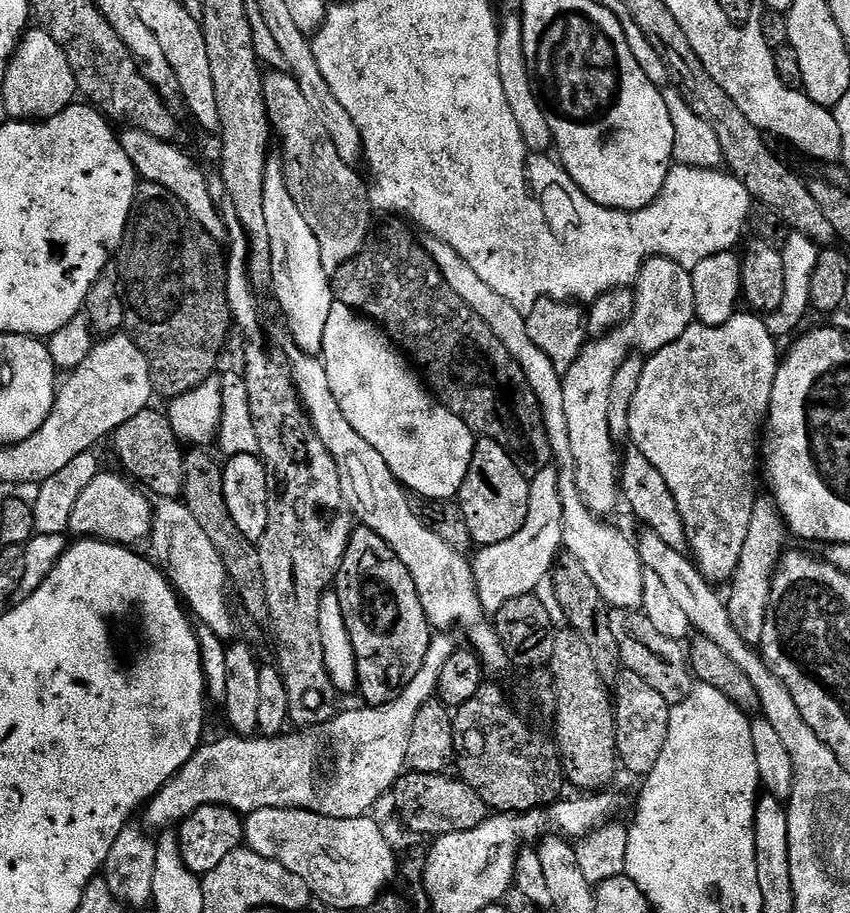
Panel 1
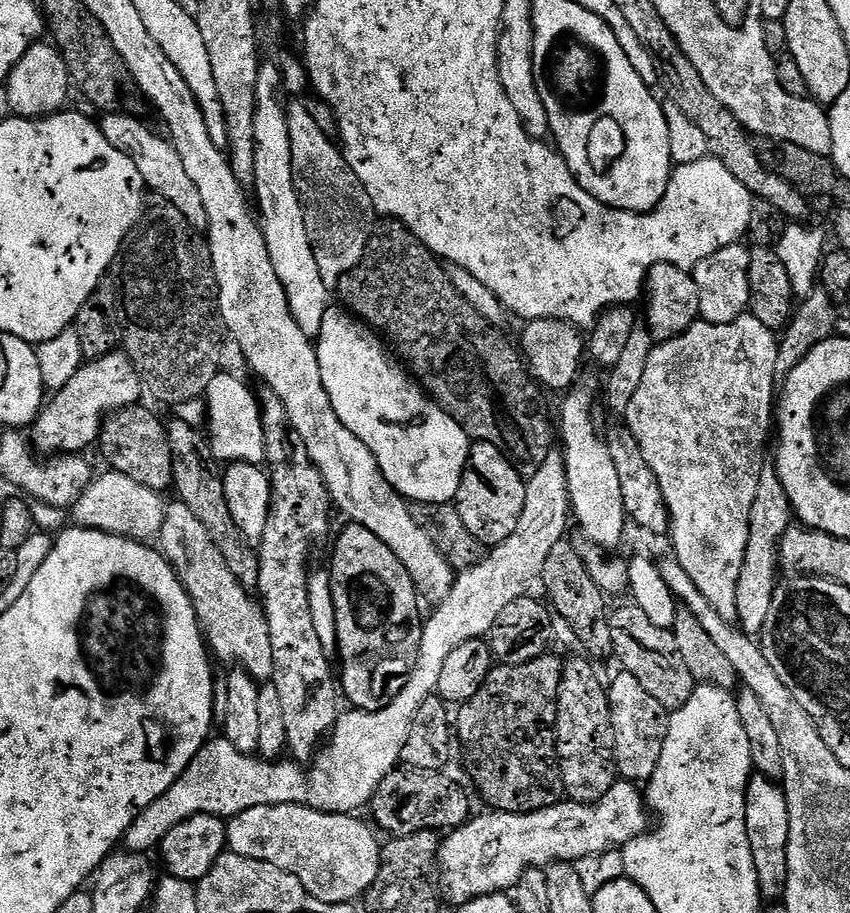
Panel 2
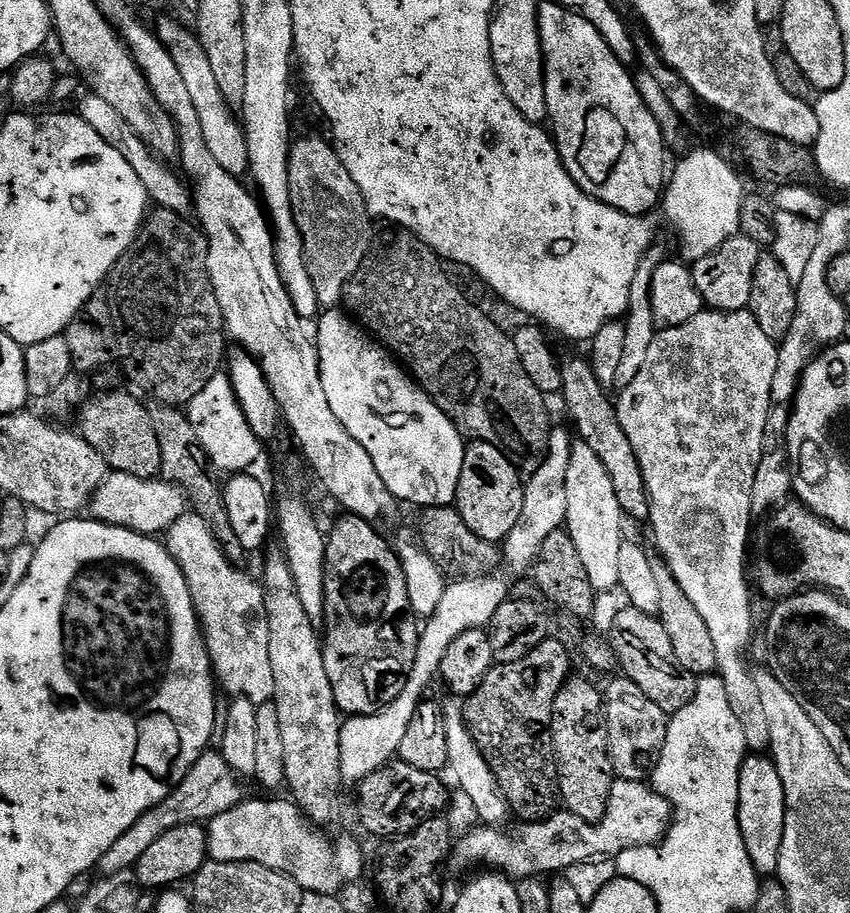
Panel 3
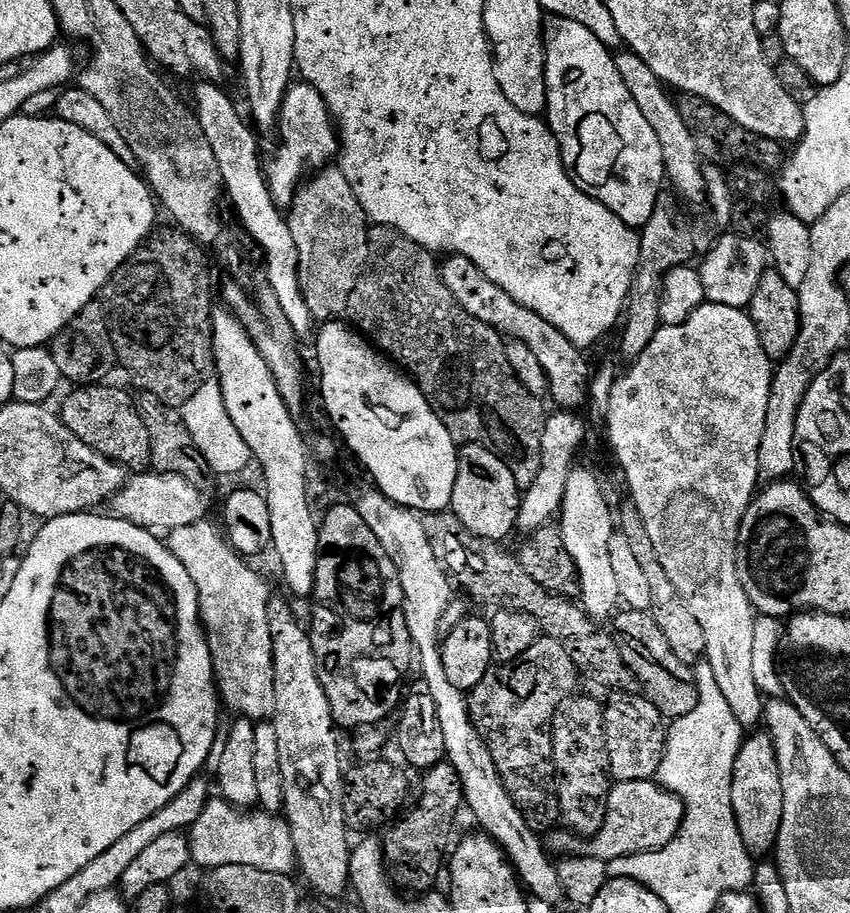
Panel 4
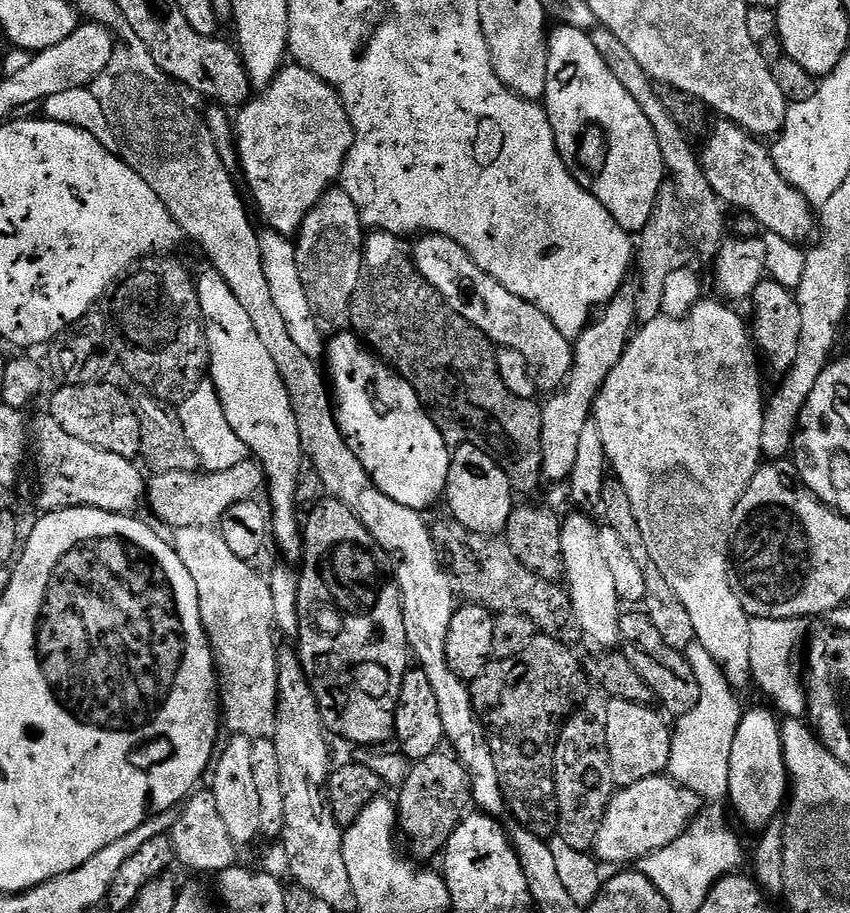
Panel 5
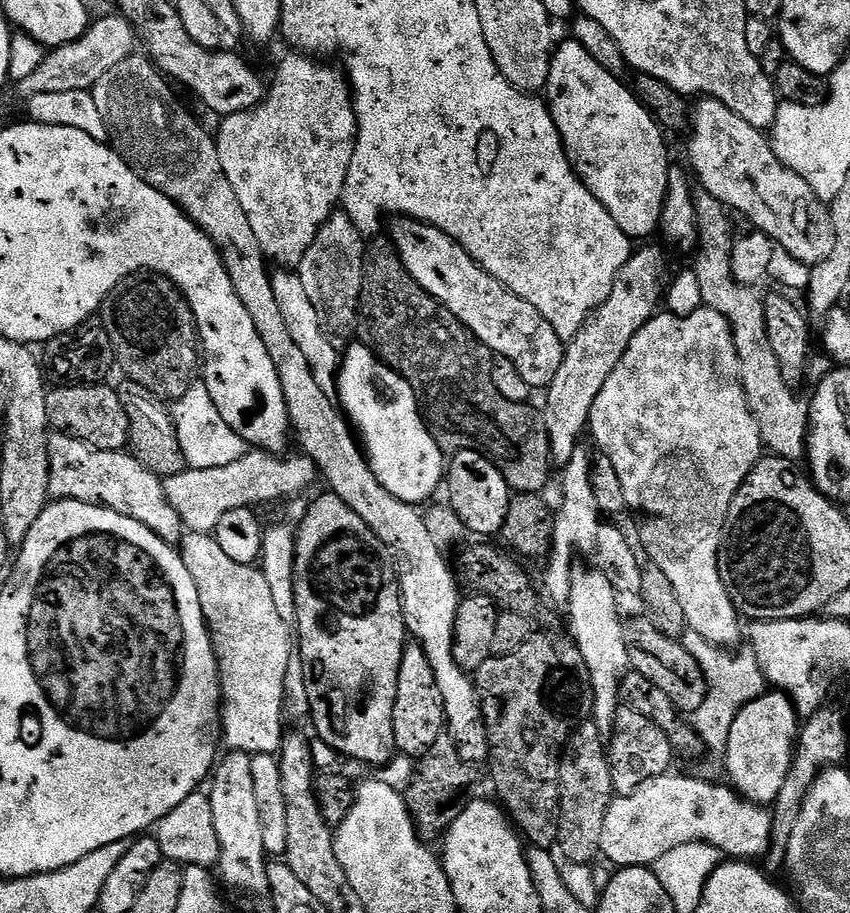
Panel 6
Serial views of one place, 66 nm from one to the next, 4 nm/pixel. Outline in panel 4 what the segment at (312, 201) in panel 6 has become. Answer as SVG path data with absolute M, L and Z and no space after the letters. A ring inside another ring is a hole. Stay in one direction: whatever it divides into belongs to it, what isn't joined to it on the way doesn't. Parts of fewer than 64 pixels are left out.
M296 82L289 87L282 102L278 121L279 132L280 145L276 148L276 157L269 164L267 161L266 175L273 202L277 208L288 210L296 197L296 189L305 177L321 168L329 167L337 159L340 138L336 121L332 119L332 112L322 94L318 94L318 90L314 90L314 86L306 82Z

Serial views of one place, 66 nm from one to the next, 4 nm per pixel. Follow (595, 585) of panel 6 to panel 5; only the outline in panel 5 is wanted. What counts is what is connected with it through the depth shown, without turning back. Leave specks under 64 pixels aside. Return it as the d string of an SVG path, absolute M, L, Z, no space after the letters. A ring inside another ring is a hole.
M572 516L563 521L560 529L562 534L562 558L564 559L564 571L566 573L566 591L572 599L572 609L576 615L576 622L581 633L585 632L596 644L601 644L601 649L608 650L619 645L622 640L620 632L620 608L622 601L618 590L614 590L614 577L610 575L610 569L606 567L606 557L602 554L602 542L600 541L600 528L588 516Z

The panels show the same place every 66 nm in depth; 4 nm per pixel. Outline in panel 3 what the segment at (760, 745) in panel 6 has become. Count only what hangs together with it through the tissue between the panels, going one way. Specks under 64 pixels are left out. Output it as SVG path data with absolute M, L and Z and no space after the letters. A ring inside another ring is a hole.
M749 754L742 762L738 782L738 826L742 830L742 842L746 842L746 854L750 854L750 862L757 876L775 877L778 858L782 854L782 834L786 830L786 790L782 790L782 778L778 778L776 764L767 755Z

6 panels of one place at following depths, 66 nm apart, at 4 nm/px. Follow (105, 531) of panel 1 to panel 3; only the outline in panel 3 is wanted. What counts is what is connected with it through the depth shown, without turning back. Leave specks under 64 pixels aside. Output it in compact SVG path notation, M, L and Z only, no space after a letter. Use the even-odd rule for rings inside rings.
M109 471L102 486L98 486L98 490L92 496L90 516L103 524L155 537L157 534L167 533L169 526L174 522L185 519L186 497L183 489L163 478L147 480L134 478L134 474Z

